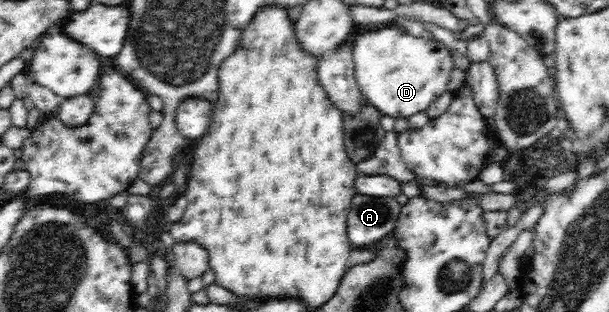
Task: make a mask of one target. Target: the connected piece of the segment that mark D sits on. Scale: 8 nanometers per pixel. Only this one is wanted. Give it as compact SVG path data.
M397 27L359 31L352 43L355 73L360 93L382 115L411 117L426 109L447 92L451 71L455 69L449 49L429 35L414 37Z

